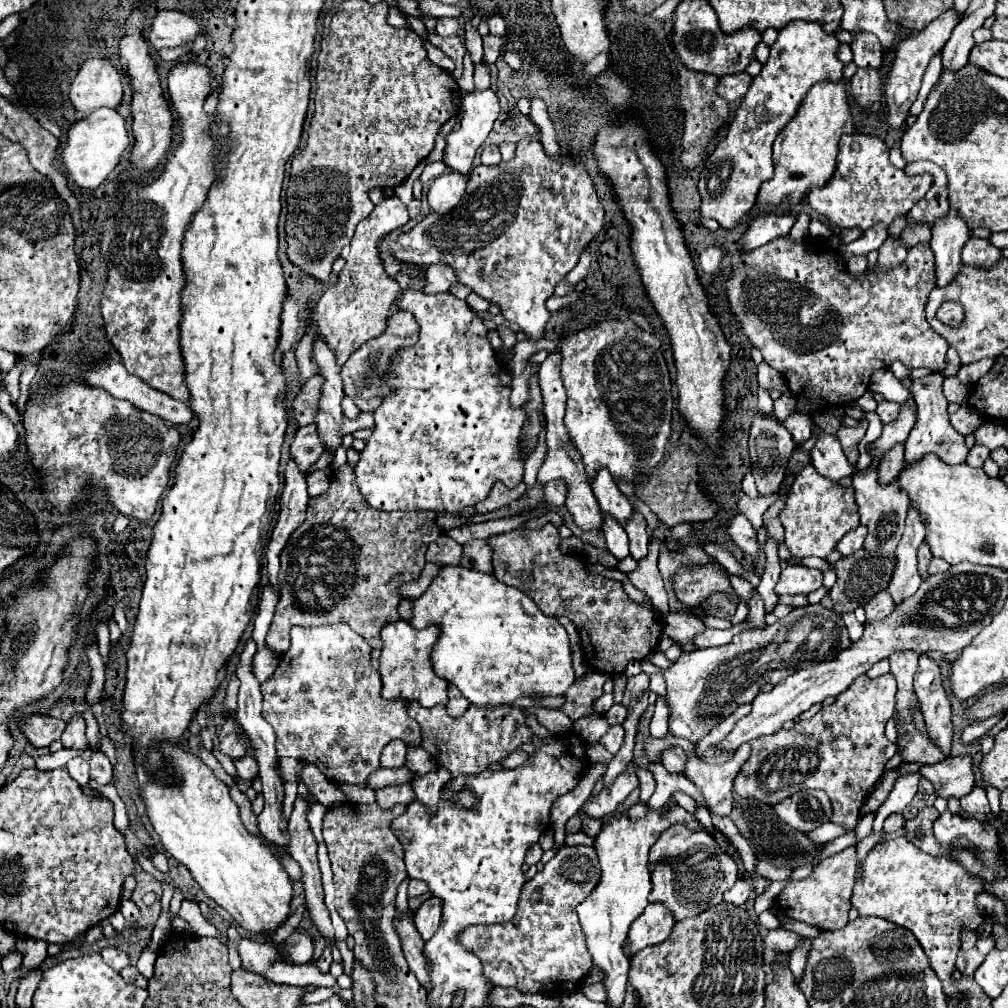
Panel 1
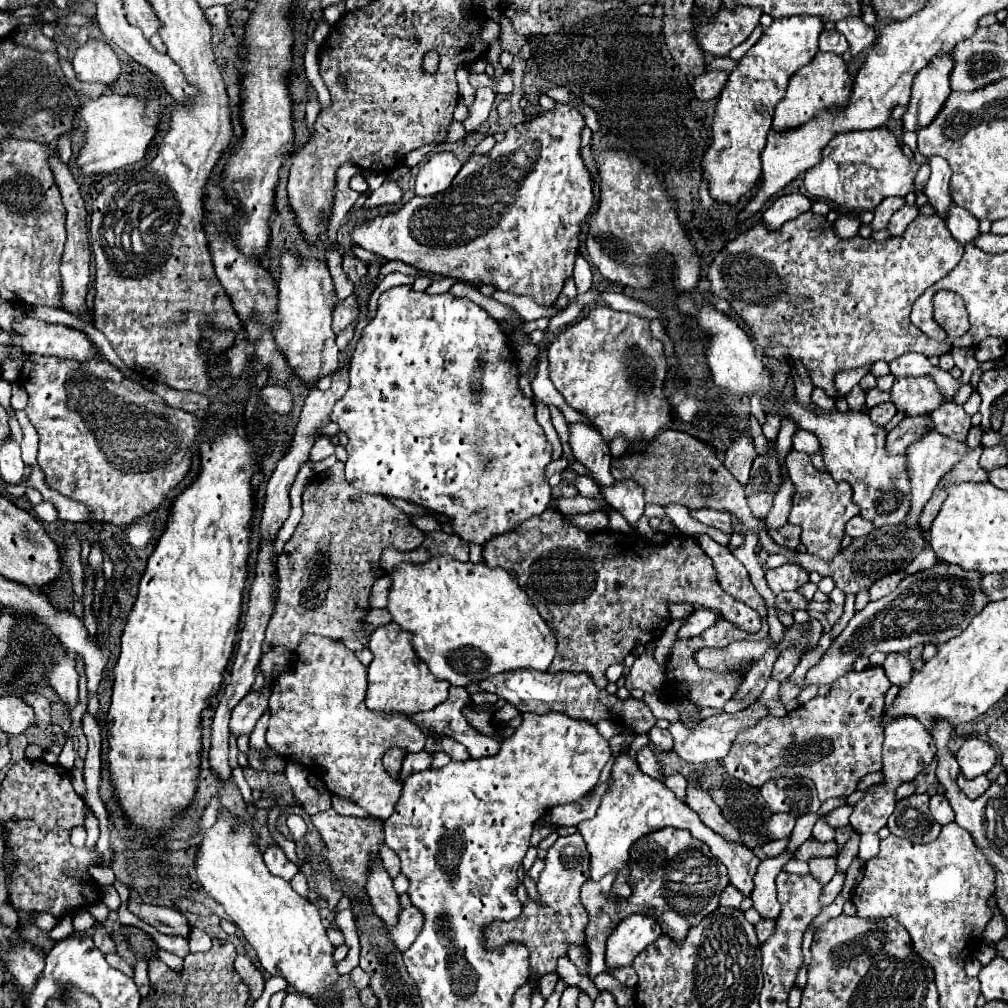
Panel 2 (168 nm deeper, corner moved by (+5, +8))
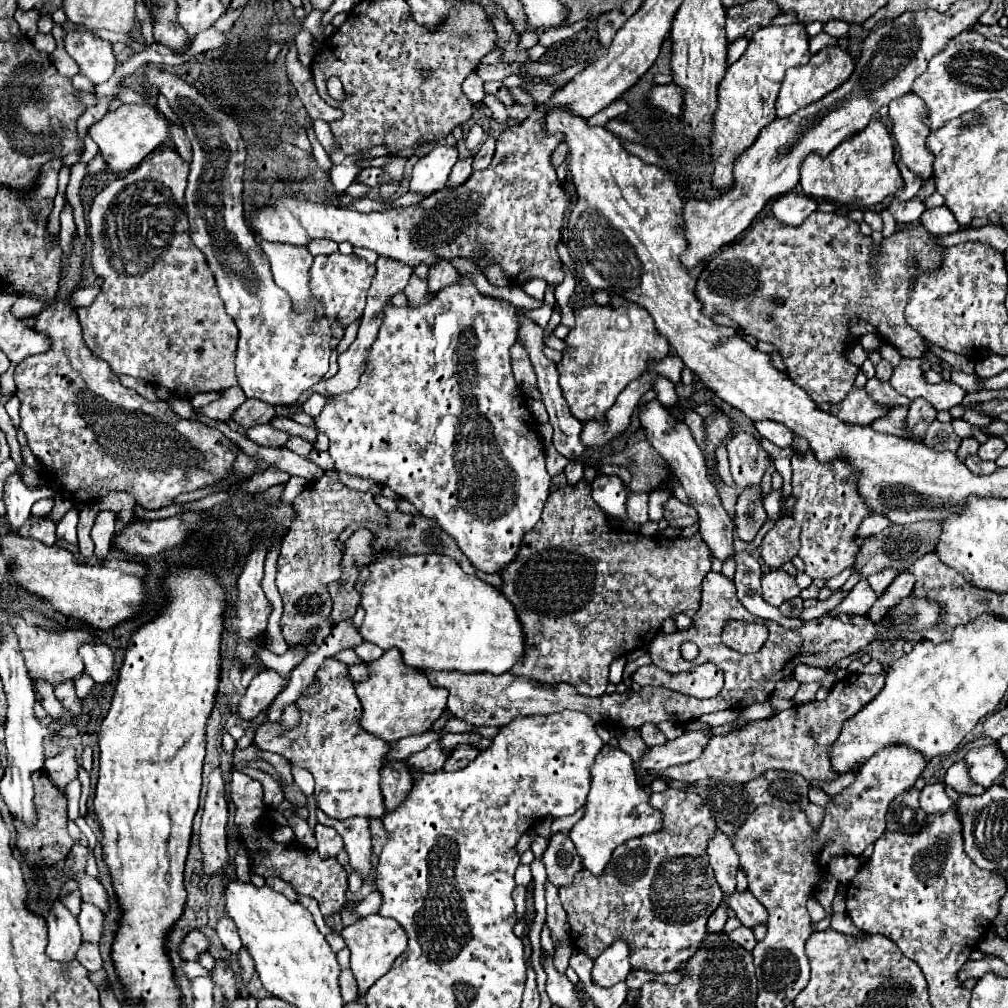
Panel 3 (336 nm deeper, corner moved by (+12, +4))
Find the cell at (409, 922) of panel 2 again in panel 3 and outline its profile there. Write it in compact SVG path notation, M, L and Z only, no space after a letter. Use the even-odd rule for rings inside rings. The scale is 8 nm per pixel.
M371 914L367 918L361 918L355 924L343 928L341 936L345 938L345 942L349 944L347 948L351 950L351 970L355 974L359 994L365 994L369 990L369 986L375 984L375 980L379 980L407 948L407 934L403 932L401 924L397 920L383 918L379 914Z

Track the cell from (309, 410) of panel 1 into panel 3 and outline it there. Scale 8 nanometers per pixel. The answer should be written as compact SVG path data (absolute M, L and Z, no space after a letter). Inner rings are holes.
M247 398L235 412L233 412L233 422L251 428L257 424L269 424L275 416L275 406L255 400L255 398Z

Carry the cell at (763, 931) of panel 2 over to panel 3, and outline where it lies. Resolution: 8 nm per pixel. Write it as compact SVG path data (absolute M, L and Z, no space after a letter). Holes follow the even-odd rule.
M737 928L737 930L733 930L731 934L729 934L729 938L731 940L735 940L737 944L741 944L745 950L753 950L755 948L755 944L757 944L757 940L755 940L755 936L753 936L753 930L751 928Z

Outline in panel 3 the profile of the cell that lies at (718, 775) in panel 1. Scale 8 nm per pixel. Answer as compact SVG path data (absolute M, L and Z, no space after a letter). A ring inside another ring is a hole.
M715 830L715 836L707 844L707 856L723 894L731 894L735 890L735 874L739 870L739 854L735 852L731 838Z

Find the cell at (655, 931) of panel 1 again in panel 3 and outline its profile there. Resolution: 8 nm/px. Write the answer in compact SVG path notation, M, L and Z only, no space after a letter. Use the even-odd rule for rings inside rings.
M615 940L611 948L607 948L595 962L593 962L593 982L597 986L609 988L617 982L623 982L631 970L627 960L627 944L623 940Z

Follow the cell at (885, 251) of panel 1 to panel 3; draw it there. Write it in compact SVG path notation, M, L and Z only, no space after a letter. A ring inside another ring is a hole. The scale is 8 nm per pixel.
M913 198L913 200L909 200L909 202L897 202L897 200L893 200L887 210L893 214L893 218L895 218L899 224L913 224L913 222L919 220L919 216L923 214L925 206L923 206L923 202L917 200L917 198Z

